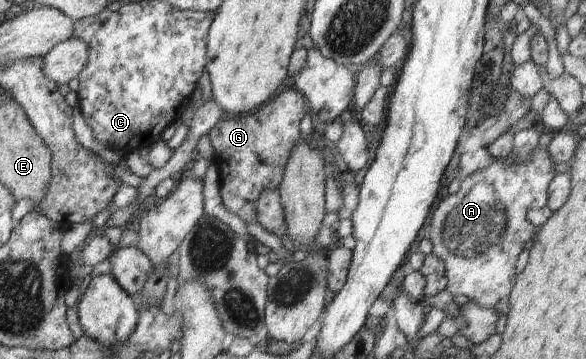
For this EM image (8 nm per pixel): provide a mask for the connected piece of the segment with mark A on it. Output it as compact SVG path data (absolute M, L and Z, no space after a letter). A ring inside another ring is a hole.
M539 146L533 149L527 163L513 162L506 168L503 158L499 158L487 169L464 177L458 193L444 198L435 211L431 211L431 231L427 232L427 237L433 245L432 254L445 264L446 289L453 297L463 295L481 307L507 315L510 291L516 282L515 263L535 231L528 213L547 206L547 189L557 175L552 169L553 164L548 149Z

